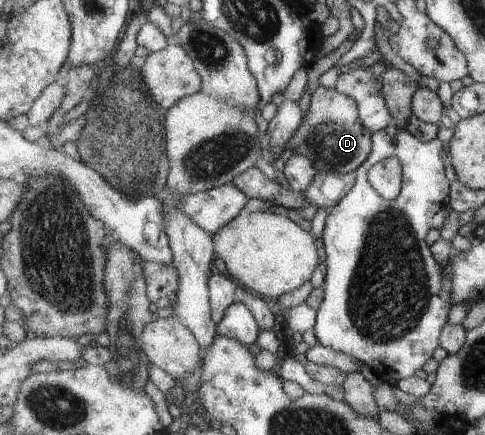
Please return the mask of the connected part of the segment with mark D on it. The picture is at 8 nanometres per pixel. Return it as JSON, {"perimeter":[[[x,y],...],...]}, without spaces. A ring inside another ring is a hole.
{"perimeter":[[[319,85],[311,95],[310,109],[287,144],[287,149],[292,149],[294,155],[311,158],[318,172],[335,170],[351,173],[373,152],[373,134],[363,125],[358,103],[351,96],[338,92],[334,87]]]}

